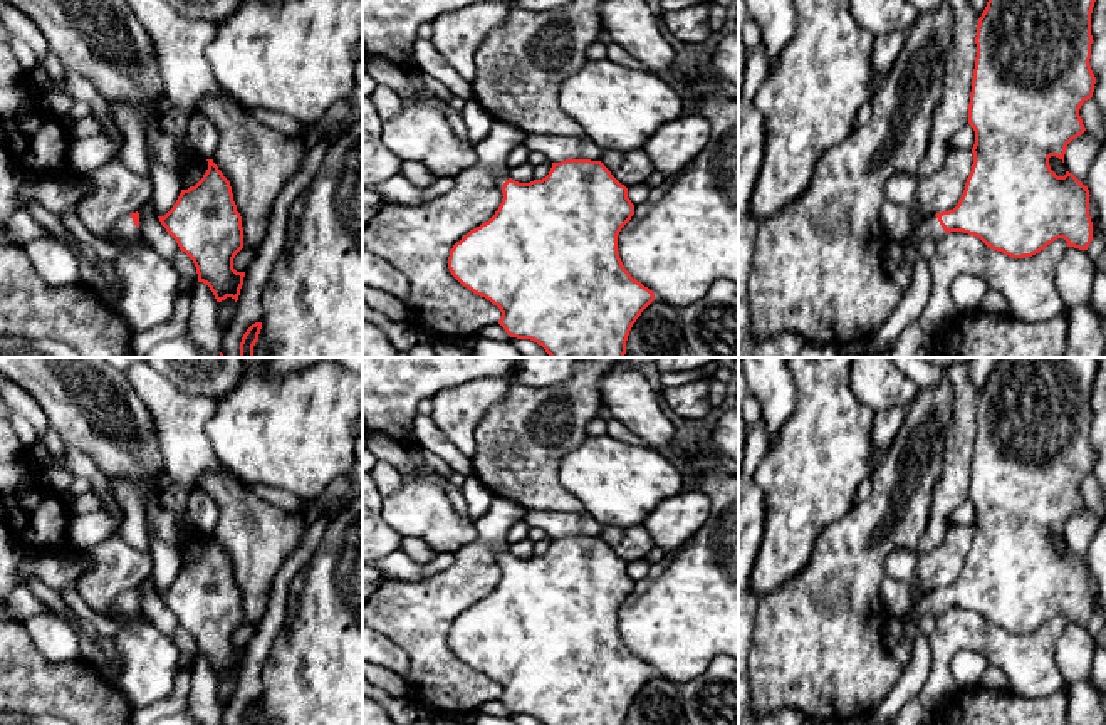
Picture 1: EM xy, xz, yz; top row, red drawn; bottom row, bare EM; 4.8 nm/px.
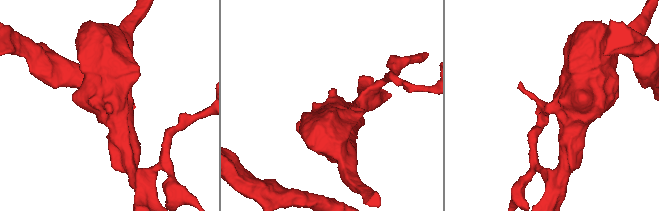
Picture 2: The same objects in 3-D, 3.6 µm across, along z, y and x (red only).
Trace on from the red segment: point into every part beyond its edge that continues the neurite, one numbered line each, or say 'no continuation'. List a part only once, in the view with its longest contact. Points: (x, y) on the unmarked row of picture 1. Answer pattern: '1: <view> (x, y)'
1: yz (930, 603)

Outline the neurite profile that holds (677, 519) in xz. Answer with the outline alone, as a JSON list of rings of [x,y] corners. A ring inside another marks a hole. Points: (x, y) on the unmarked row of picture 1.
[[[698,490],[680,492],[663,500],[644,520],[655,545],[670,552],[680,549],[710,515],[710,500]]]

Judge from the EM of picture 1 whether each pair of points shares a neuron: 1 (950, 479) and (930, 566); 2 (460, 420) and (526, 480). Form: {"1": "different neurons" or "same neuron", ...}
{"1": "different neurons", "2": "different neurons"}

